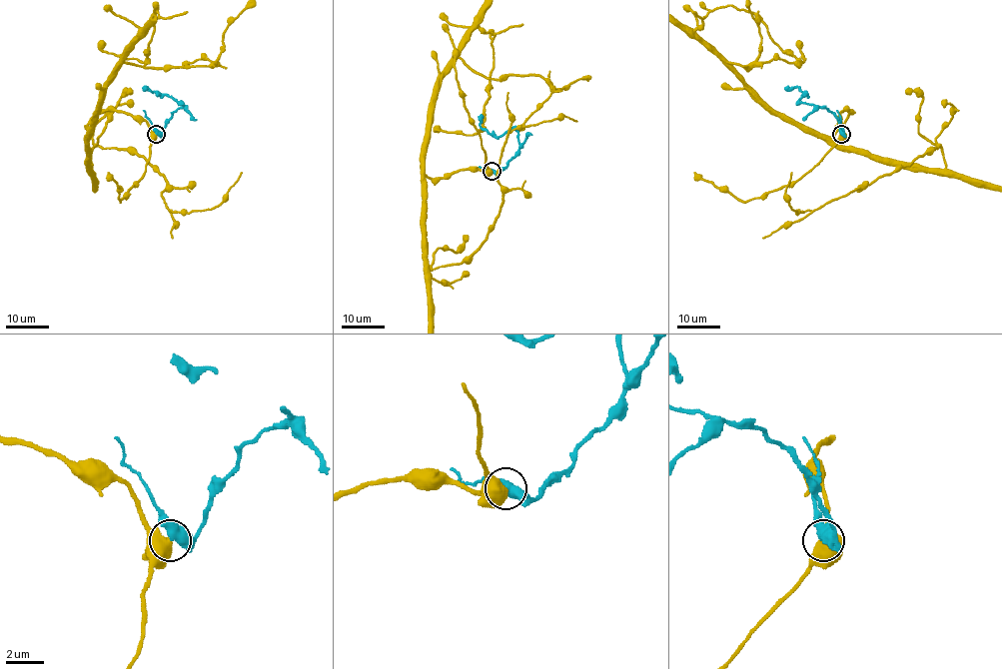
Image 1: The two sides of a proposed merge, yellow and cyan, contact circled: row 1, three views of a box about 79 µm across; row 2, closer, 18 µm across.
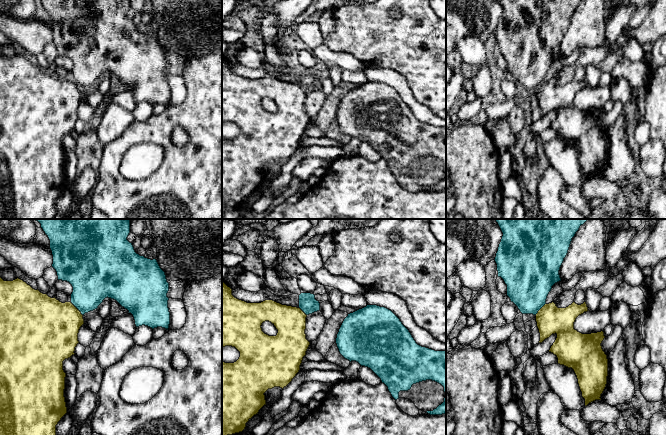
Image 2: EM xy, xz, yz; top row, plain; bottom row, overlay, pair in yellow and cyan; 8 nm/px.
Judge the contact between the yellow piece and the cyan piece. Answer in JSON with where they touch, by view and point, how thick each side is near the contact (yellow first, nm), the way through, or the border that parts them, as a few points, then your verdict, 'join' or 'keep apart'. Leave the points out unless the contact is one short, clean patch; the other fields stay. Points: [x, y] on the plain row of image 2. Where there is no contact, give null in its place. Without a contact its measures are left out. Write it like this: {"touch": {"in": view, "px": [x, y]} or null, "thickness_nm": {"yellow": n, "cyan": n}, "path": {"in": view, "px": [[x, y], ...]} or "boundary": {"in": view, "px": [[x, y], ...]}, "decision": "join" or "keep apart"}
{"touch": {"in": "xy", "px": [77, 85]}, "thickness_nm": {"yellow": 420, "cyan": 320}, "boundary": {"in": "xy", "px": [[70, 78], [82, 91]]}, "decision": "keep apart"}

